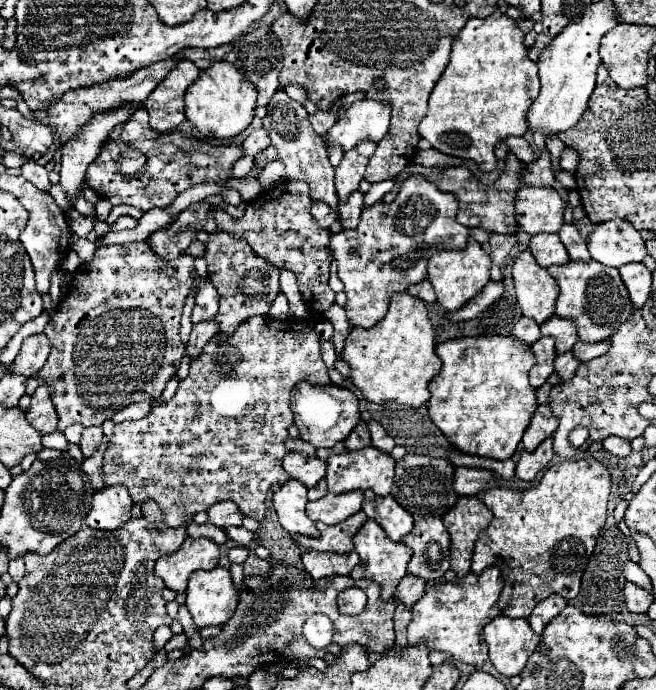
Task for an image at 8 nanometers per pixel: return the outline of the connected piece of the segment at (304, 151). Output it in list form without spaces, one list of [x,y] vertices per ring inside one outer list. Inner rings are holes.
[[[279,89],[267,105],[267,117],[263,117],[263,127],[267,129],[271,145],[279,153],[279,159],[287,167],[287,171],[285,171],[287,179],[299,179],[299,181],[309,183],[311,199],[323,201],[333,211],[337,211],[339,199],[337,199],[335,183],[333,183],[335,169],[331,167],[331,163],[327,159],[327,149],[325,149],[323,137],[317,135],[309,123],[309,113],[305,111],[305,107],[301,103],[289,99],[289,95],[283,89]]]

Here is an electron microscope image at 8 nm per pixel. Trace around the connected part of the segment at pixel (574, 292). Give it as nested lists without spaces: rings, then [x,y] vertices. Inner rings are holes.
[[[569,261],[559,267],[553,265],[547,271],[559,285],[555,313],[563,319],[571,319],[577,325],[577,333],[583,343],[607,341],[617,331],[617,327],[625,323],[635,311],[627,295],[627,287],[623,285],[619,271],[613,267],[605,267],[597,261]]]

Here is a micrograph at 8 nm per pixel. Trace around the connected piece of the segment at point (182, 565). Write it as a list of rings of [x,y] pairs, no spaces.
[[[187,537],[179,551],[163,555],[155,563],[157,575],[165,585],[177,593],[183,593],[187,579],[197,569],[215,569],[219,561],[219,547],[207,537]]]

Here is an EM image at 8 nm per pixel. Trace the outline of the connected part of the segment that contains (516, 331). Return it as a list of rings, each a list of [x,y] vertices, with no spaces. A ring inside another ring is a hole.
[[[521,317],[521,319],[513,325],[511,335],[513,335],[515,339],[525,341],[527,345],[533,345],[533,343],[541,337],[541,331],[539,331],[539,325],[537,325],[533,319],[529,319],[529,317]]]

